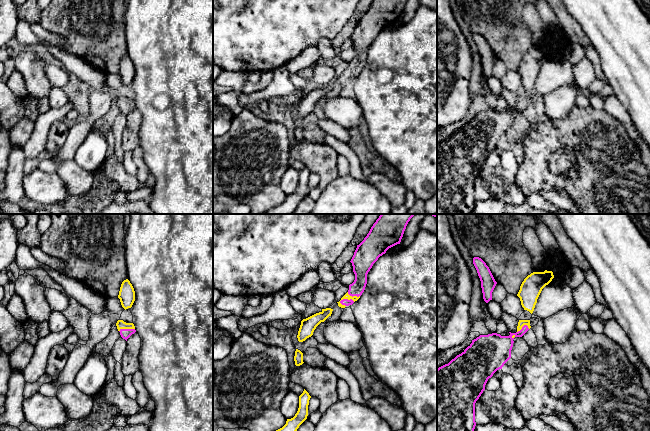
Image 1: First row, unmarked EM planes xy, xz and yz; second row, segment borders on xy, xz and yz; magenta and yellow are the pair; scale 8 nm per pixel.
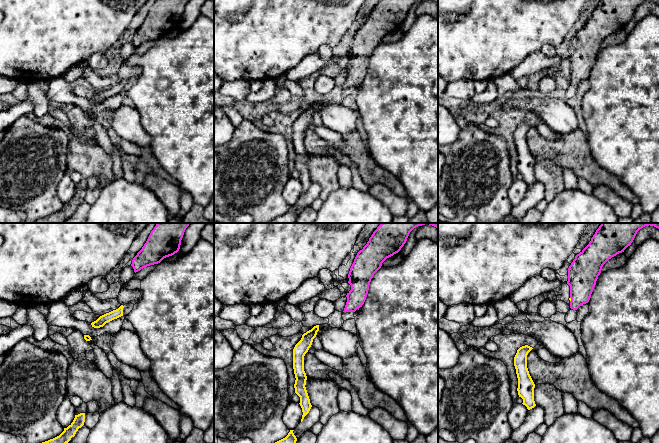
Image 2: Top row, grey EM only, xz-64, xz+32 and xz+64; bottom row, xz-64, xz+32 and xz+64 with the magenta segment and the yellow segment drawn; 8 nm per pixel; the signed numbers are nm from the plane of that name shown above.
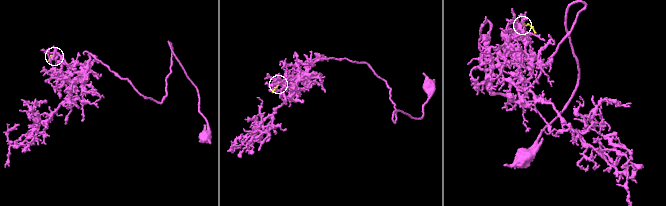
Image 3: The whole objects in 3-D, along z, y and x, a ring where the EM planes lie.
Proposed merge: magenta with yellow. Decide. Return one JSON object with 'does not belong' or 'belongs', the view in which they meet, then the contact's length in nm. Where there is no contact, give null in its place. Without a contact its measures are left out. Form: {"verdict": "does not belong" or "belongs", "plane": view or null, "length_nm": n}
{"verdict": "belongs", "plane": "xz", "length_nm": 180}

